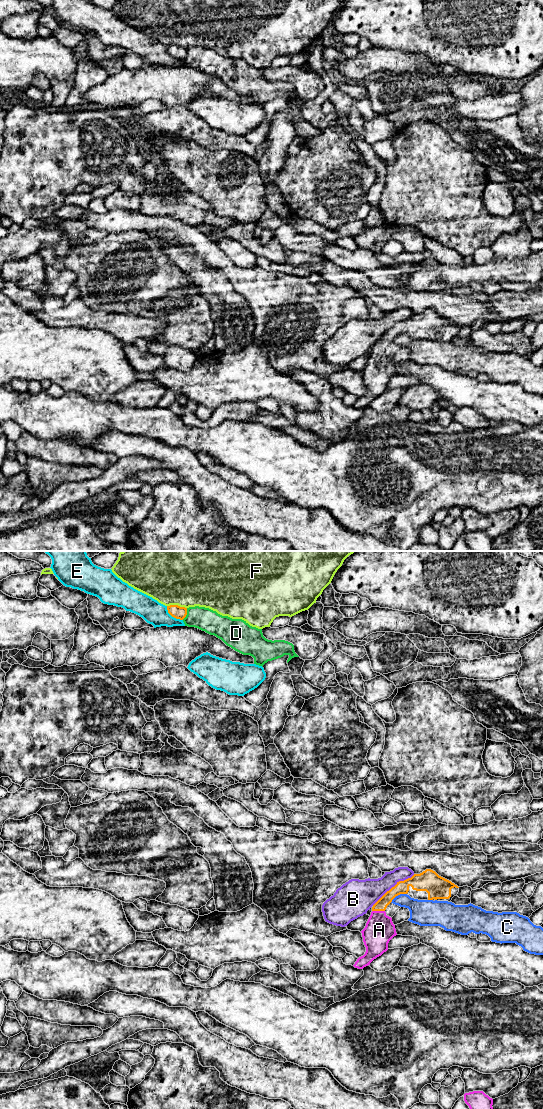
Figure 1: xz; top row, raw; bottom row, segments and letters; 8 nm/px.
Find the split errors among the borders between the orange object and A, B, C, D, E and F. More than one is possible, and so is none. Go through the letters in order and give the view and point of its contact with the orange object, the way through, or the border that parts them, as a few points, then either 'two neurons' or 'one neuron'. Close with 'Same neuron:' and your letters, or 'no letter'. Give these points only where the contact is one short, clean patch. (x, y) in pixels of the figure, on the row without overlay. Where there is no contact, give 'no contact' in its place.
A: meets orange in xz at (378, 350); one neuron
B: meets orange in xz at (394, 326); two neurons
C: meets orange in xz at (398, 334); two neurons
D: meets orange in xz at (186, 54); two neurons
E: meets orange in xz at (172, 56); two neurons
F: meets orange in xz at (177, 45); two neurons
Same neuron: A

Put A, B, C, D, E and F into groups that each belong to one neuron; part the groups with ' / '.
A / B / C / D / E / F

